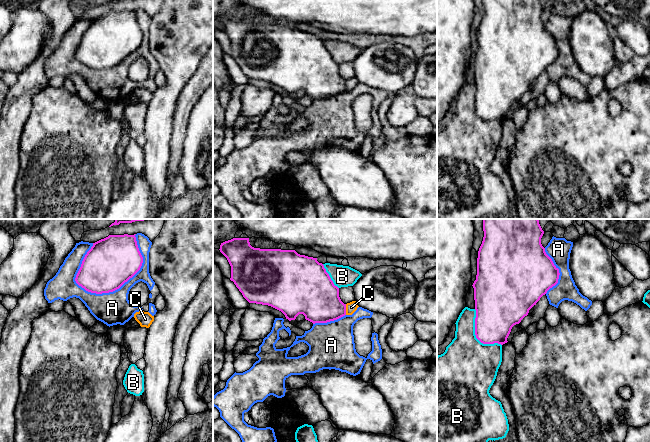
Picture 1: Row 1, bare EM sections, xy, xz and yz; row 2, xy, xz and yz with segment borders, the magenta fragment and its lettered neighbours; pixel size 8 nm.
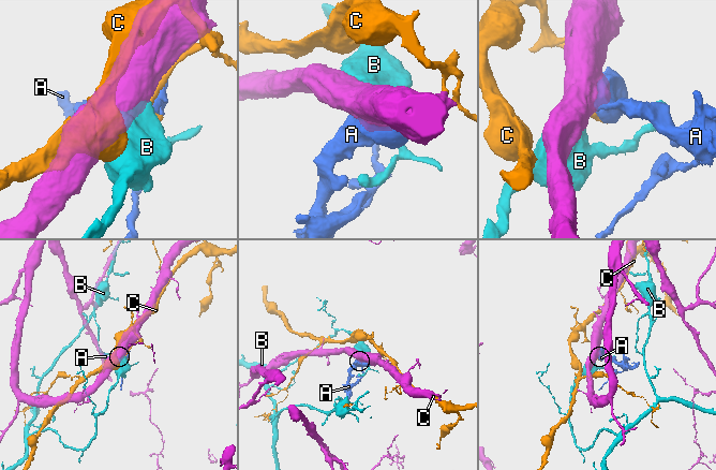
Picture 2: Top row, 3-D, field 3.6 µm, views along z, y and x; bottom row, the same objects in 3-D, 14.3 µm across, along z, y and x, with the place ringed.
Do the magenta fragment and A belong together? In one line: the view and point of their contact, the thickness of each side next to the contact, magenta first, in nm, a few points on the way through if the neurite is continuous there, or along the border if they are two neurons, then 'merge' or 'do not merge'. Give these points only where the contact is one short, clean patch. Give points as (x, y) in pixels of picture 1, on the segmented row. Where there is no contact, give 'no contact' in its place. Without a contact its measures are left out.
xy (124, 282) | 400/260 nm | do not merge

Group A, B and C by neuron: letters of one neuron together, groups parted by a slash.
A / B / C

